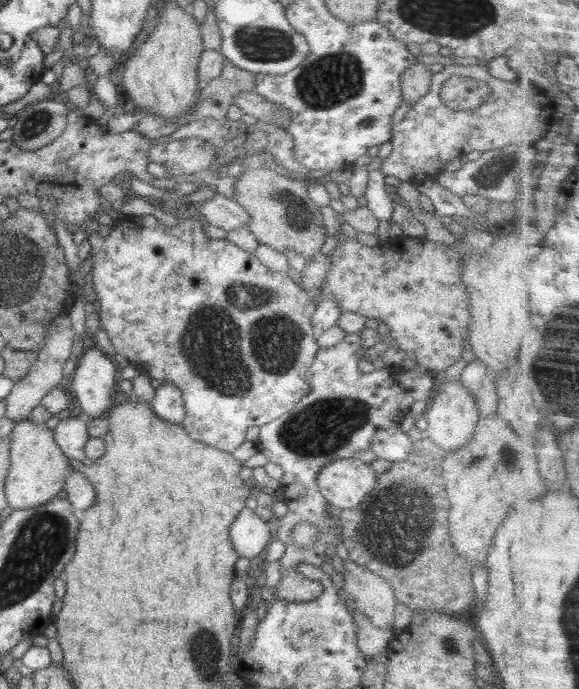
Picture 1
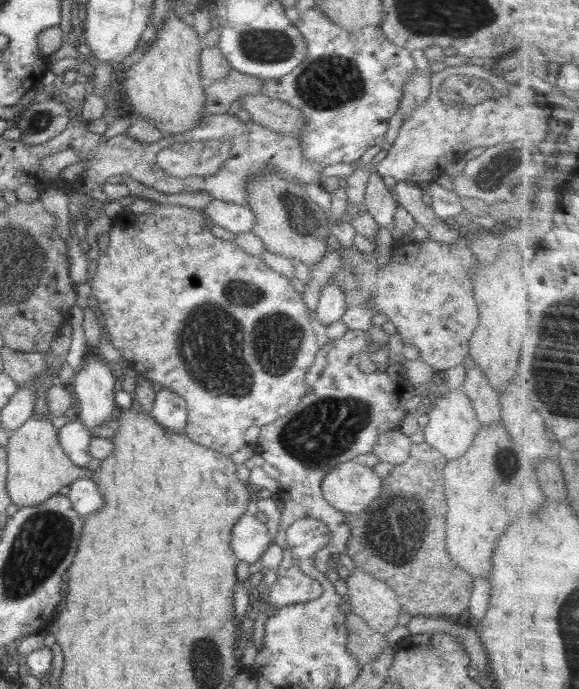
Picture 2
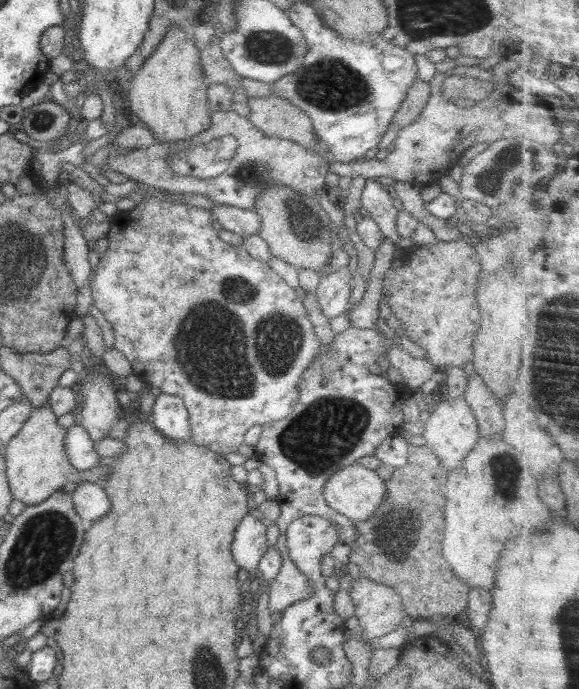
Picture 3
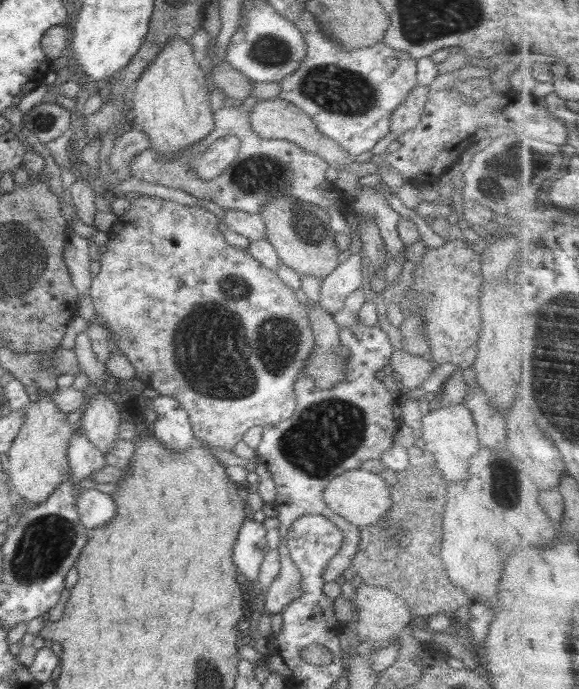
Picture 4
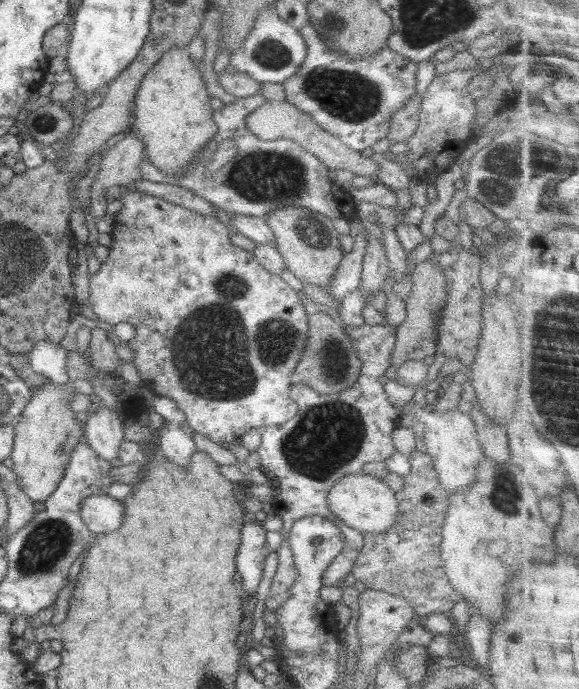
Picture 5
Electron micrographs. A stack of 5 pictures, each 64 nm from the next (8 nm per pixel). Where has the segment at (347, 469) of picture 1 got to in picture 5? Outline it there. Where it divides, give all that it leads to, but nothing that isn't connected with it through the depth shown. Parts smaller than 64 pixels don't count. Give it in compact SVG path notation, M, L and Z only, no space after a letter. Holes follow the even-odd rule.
M366 472L348 474L348 476L340 478L330 488L326 500L328 508L342 522L363 535L374 534L374 536L378 536L378 534L384 534L398 520L398 499L395 497L395 492L382 479L374 478Z

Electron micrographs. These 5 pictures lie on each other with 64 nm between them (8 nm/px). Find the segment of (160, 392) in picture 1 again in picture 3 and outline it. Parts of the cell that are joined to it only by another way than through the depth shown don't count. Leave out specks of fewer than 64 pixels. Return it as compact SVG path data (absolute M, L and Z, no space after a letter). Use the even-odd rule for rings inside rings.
M160 393L155 398L150 422L153 428L168 441L192 442L189 414L179 396Z

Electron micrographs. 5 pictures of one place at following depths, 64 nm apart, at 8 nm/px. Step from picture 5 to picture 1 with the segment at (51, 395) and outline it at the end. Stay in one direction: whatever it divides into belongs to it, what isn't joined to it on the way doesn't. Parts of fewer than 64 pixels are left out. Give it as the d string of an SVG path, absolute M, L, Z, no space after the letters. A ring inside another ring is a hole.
M24 420L14 425L9 436L10 442L10 468L5 478L5 495L14 511L34 508L57 500L57 494L64 489L66 476L74 470L68 457L56 444L53 431L45 423L34 424Z

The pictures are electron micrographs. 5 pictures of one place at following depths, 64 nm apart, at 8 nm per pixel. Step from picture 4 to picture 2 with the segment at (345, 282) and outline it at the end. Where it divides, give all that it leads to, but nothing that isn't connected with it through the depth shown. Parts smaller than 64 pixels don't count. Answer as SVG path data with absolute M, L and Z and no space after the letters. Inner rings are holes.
M326 281L319 292L316 320L323 326L340 320L346 310L344 298L345 293L338 283Z

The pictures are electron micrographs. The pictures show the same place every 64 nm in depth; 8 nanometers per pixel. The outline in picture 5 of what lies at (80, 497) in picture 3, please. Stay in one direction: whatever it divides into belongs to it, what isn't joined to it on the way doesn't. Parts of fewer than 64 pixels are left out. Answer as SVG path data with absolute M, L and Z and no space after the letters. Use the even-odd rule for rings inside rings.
M108 494L88 496L80 504L80 516L95 535L114 532L124 524L124 505Z

